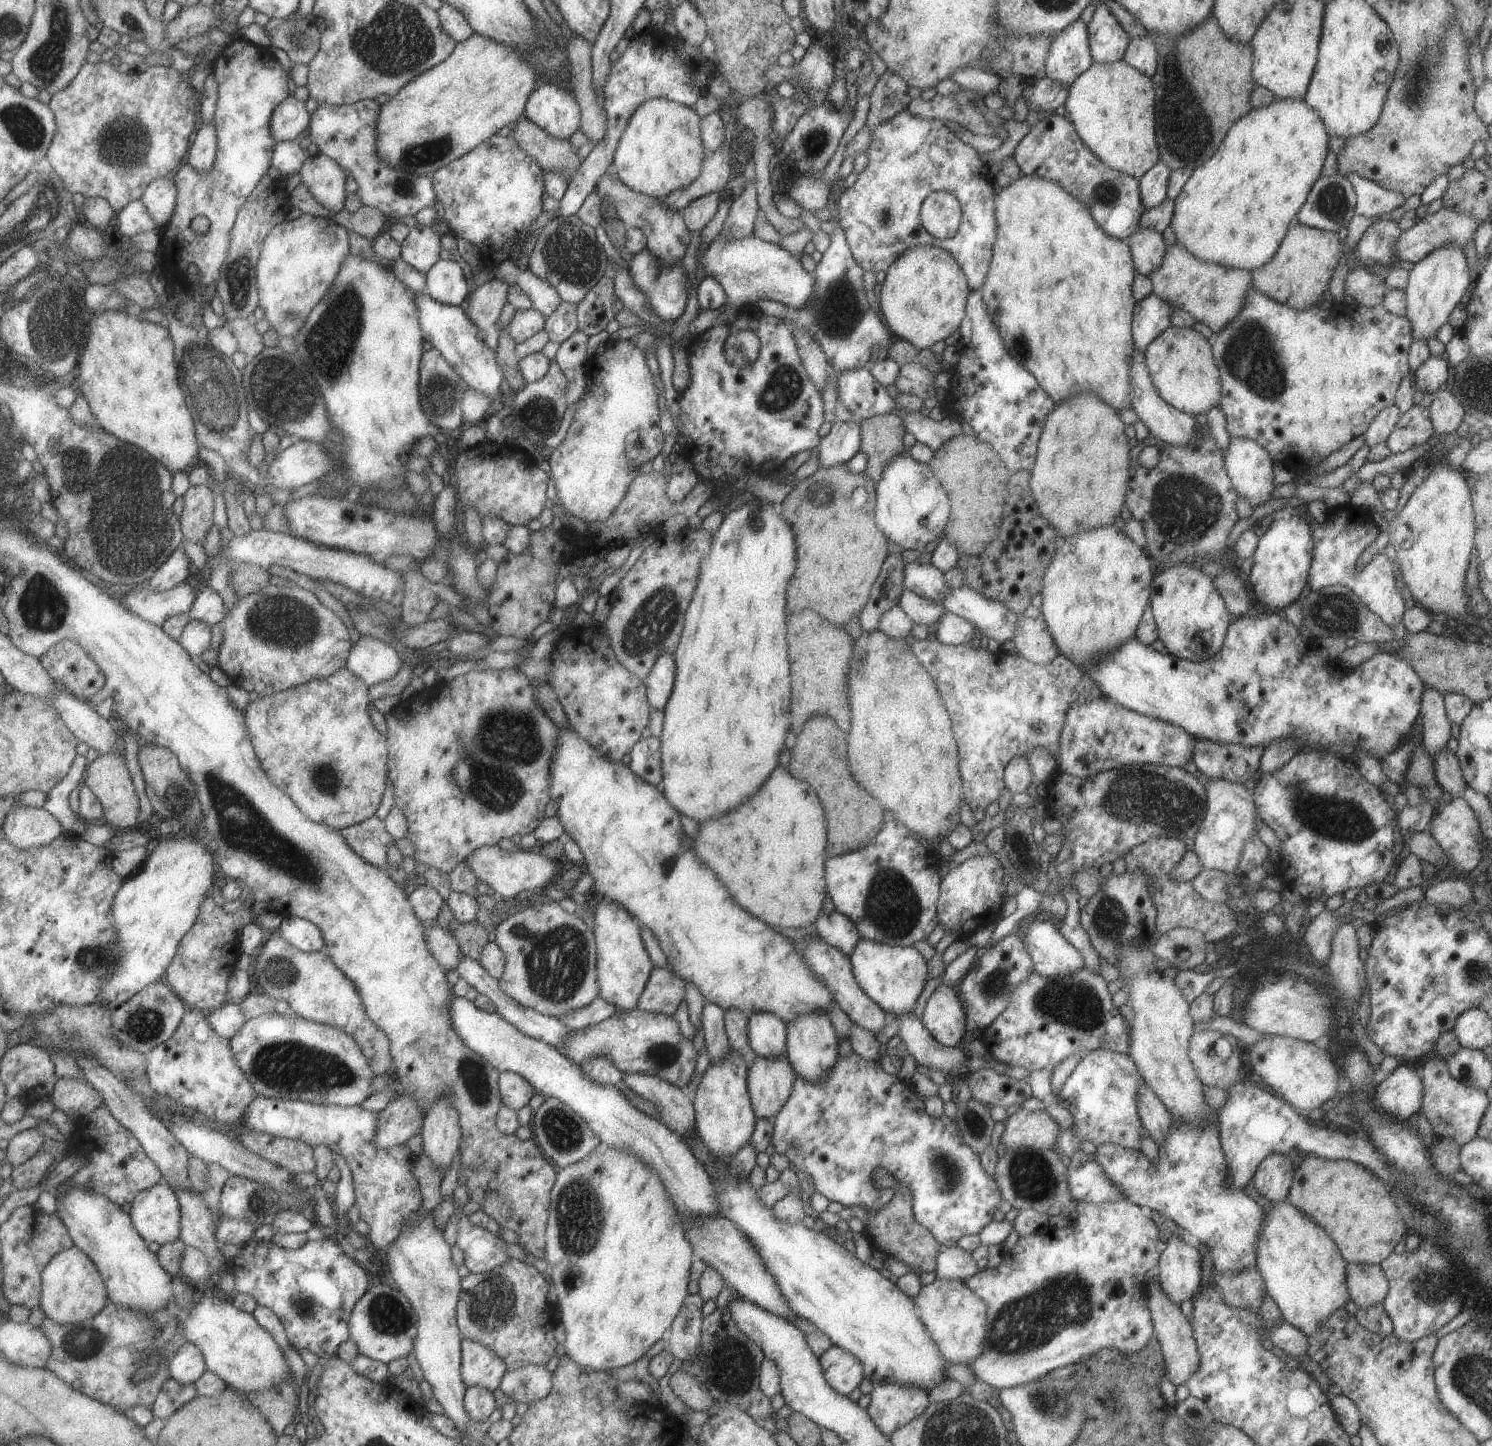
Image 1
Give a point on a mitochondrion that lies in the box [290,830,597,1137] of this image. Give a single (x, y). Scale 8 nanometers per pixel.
(556, 962)

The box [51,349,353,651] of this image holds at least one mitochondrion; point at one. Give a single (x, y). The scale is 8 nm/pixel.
(117, 492)

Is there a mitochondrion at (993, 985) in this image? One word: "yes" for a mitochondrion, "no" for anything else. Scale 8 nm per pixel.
yes

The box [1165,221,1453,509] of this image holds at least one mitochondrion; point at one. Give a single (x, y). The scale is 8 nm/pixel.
(1250, 357)

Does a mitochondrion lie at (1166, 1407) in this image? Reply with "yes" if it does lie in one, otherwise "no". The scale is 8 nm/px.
no

